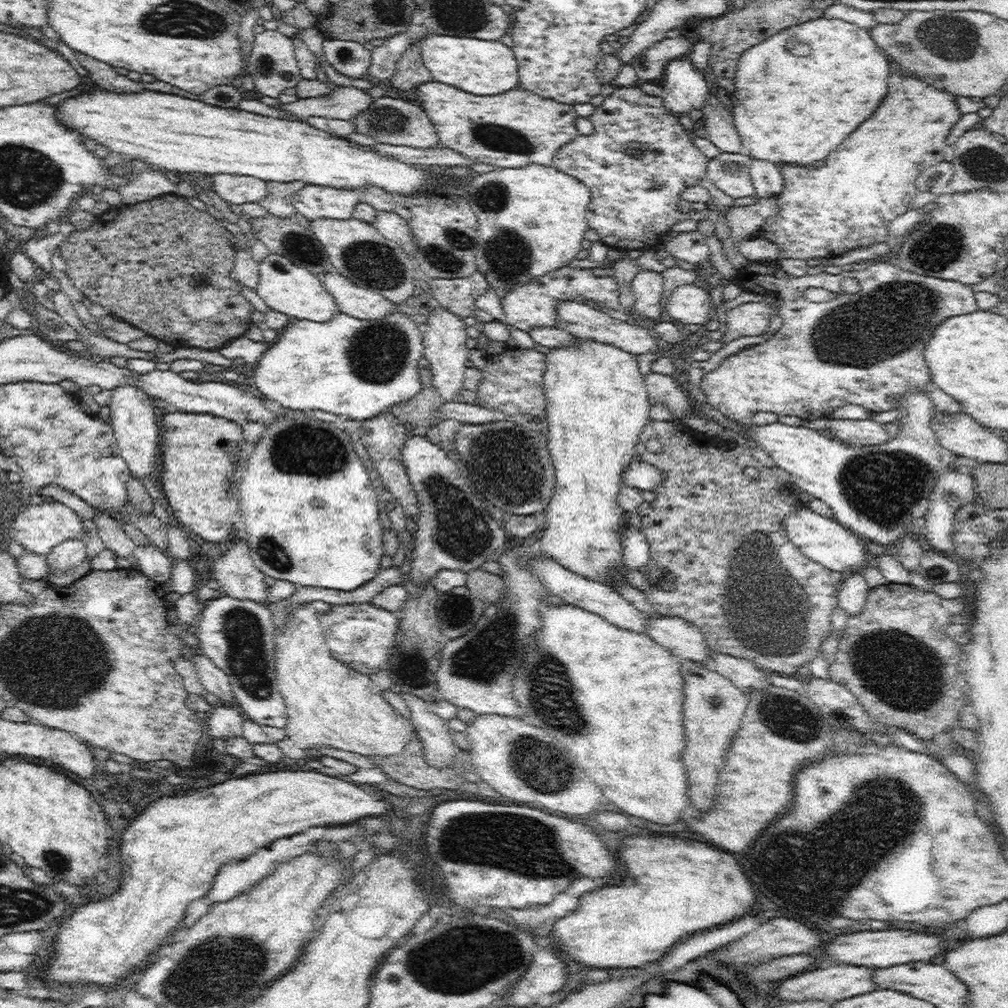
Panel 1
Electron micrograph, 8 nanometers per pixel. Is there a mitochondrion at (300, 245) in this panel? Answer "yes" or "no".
yes

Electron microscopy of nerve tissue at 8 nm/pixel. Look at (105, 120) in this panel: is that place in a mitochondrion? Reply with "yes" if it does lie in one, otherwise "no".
no

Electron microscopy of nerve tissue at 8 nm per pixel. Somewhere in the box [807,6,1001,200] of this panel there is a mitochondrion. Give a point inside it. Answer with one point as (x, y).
(954, 39)

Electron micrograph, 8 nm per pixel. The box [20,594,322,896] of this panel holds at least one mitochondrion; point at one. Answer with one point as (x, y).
(244, 633)

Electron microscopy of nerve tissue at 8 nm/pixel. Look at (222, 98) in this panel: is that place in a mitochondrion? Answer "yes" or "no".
no

